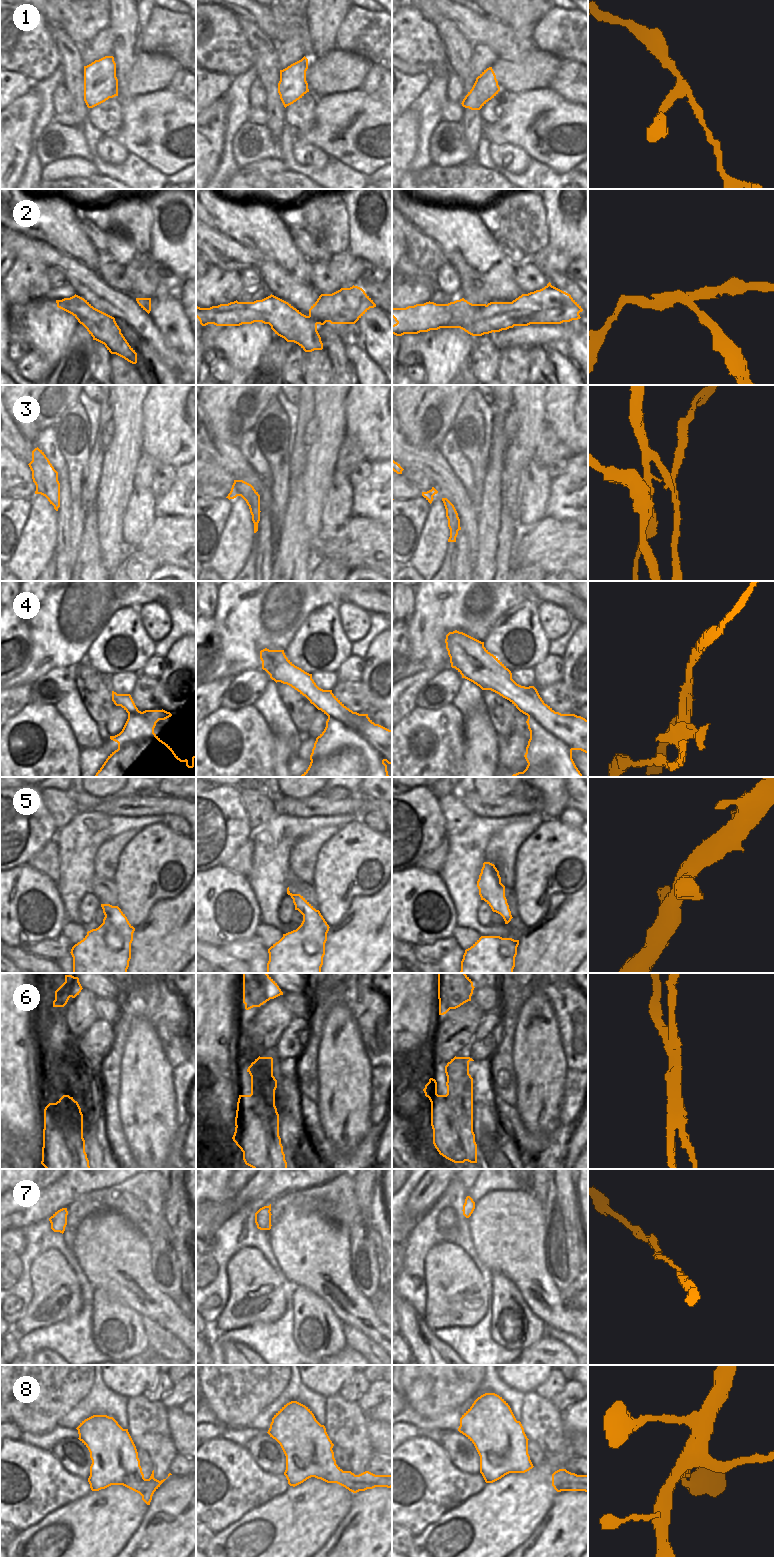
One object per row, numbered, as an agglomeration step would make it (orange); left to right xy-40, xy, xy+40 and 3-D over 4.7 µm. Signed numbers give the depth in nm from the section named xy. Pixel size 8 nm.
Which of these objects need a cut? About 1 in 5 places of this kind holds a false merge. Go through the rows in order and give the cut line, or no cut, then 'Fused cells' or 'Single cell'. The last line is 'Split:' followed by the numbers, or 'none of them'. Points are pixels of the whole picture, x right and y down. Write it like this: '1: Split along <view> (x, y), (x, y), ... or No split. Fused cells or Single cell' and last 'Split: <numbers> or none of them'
1: No split. Single cell
2: Split along xy+40 (485, 304), (477, 311), (469, 313), (460, 313), (440, 306). Fused cells
3: Split along xy (259, 501), (254, 507), (249, 506). Fused cells
4: Split along xy (328, 715), (336, 717), (349, 727), (355, 729), (385, 760). Fused cells
5: No split. Single cell
6: Split along xy (256, 1070), (269, 1073), (269, 1101), (255, 1111), (272, 1168). Fused cells
7: No split. Single cell
8: No split. Single cell
Split: 2, 3, 4, 6.

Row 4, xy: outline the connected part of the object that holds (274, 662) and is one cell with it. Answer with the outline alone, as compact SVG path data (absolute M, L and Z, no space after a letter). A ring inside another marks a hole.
M284 650L260 651L262 669L276 683L287 684L305 696L311 704L327 716L333 716L349 728L359 732L383 757L392 764L392 730L375 724L368 714L359 714L347 708L332 690L319 688L312 674L295 666L285 655Z

